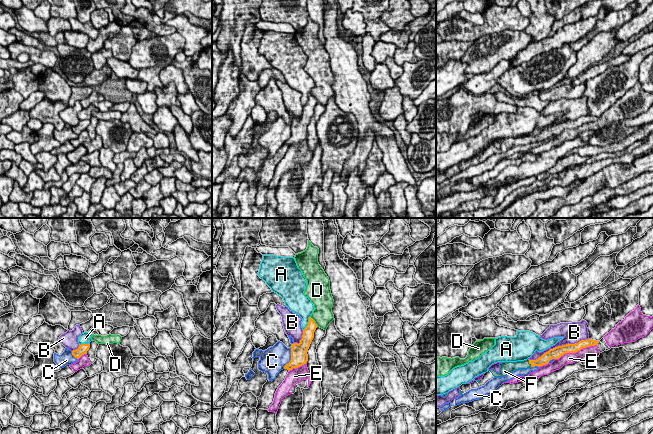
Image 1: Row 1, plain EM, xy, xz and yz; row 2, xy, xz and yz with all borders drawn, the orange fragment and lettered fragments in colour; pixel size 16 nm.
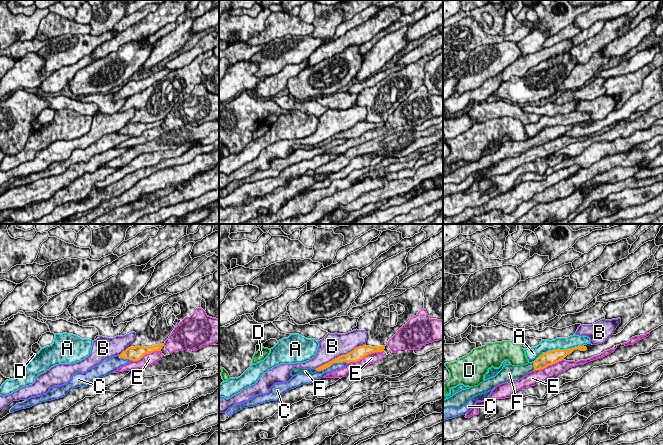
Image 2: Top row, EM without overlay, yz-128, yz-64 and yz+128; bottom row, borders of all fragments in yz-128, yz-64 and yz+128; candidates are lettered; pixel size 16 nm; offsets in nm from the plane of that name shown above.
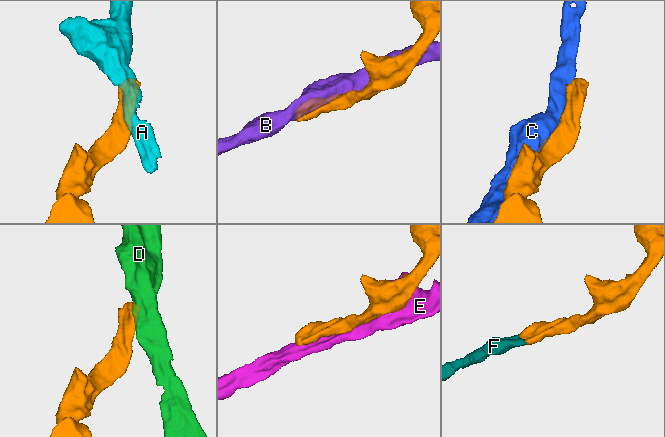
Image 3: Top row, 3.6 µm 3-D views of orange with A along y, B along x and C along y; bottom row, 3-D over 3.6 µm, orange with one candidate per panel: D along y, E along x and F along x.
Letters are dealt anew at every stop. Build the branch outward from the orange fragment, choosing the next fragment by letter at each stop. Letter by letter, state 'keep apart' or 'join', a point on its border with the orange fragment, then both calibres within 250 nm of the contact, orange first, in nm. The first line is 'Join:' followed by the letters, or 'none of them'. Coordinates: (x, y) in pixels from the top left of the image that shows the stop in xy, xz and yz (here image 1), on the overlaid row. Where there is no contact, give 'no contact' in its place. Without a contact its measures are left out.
Join: F
A: keep apart; meets orange in xz at (308, 323); 190 nm thick on the orange side, 300 nm on the other
B: keep apart; meets orange in yz at (558, 346); 190 nm thick on the orange side, 220 nm on the other
C: keep apart; meets orange in xz at (291, 358); 280 nm thick on the orange side, 380 nm on the other
D: keep apart; meets orange in xz at (314, 321); 190 nm thick on the orange side, 320 nm on the other
E: keep apart; meets orange in yz at (575, 352); 160 nm thick on the orange side, 190 nm on the other
F: join; meets orange in yz at (529, 363); 160 nm thick on the orange side, 130 nm on the other

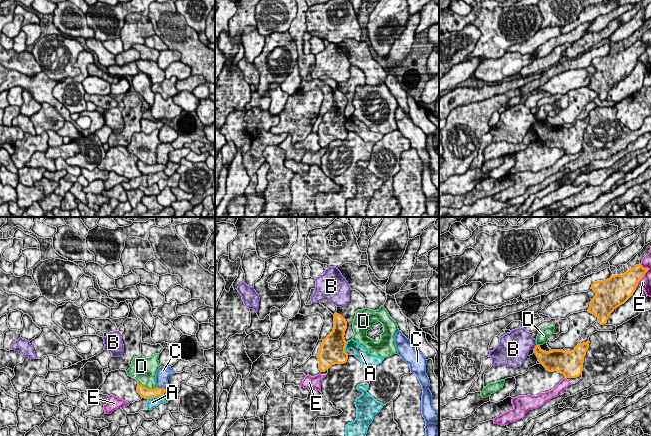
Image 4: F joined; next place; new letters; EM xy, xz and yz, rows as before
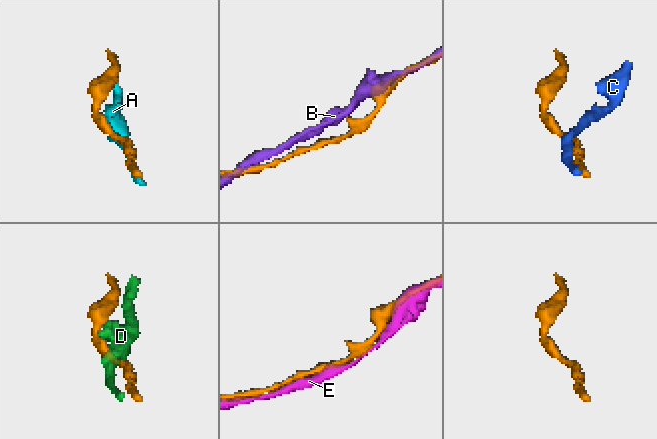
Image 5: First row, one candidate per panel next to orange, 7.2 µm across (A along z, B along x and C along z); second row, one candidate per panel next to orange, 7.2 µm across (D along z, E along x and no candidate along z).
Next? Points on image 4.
Join: none of them
A: keep apart; meets orange in xy at (155, 396); 170 nm thick on the orange side, 160 nm on the other
B: keep apart; meets orange in yz at (535, 346); 220 nm thick on the orange side, 400 nm on the other
C: keep apart; meets orange in xy at (161, 388); 160 nm thick on the orange side, 220 nm on the other
D: keep apart; meets orange in xy at (147, 388); 170 nm thick on the orange side, 320 nm on the other
E: keep apart; meets orange in yz at (645, 272); 260 nm thick on the orange side, 180 nm on the other

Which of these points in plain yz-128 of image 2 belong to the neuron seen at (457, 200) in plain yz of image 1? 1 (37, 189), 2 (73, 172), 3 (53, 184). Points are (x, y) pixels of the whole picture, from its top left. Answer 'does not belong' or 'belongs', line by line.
1: does not belong
2: does not belong
3: does not belong

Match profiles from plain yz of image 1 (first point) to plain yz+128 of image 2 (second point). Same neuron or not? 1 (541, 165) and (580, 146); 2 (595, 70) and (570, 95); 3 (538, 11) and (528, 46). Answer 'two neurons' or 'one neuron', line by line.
1: two neurons
2: two neurons
3: one neuron

